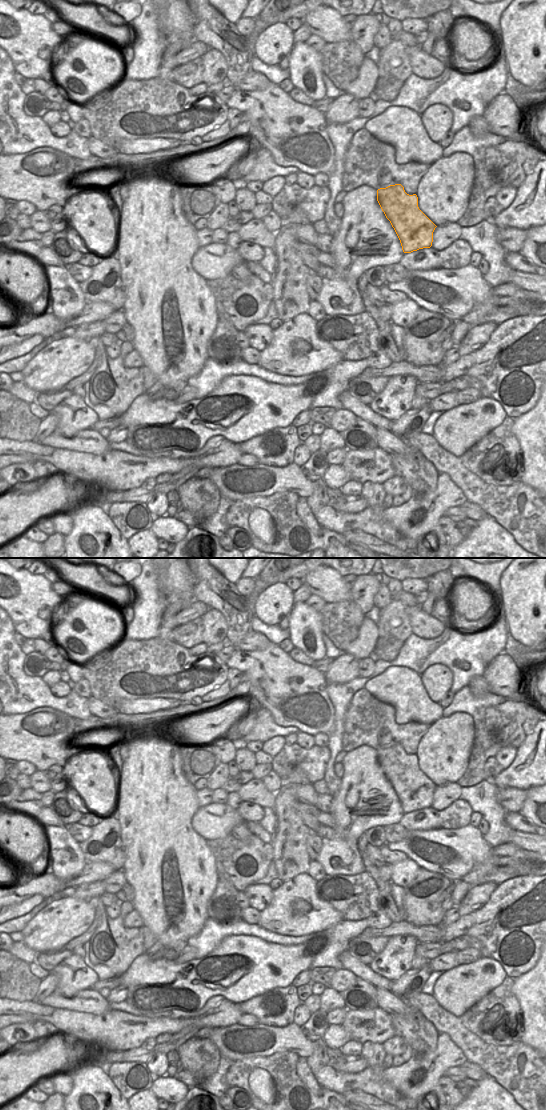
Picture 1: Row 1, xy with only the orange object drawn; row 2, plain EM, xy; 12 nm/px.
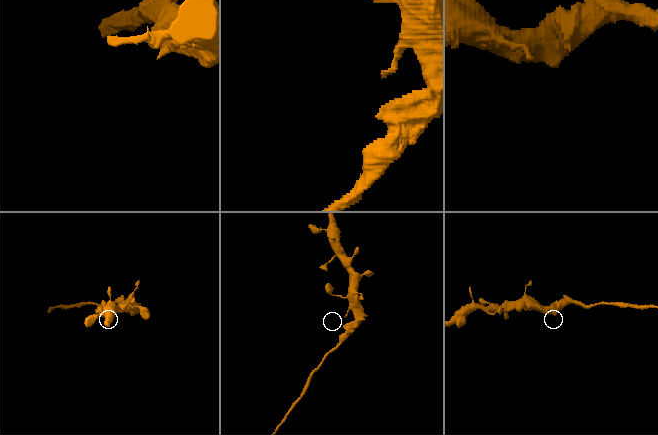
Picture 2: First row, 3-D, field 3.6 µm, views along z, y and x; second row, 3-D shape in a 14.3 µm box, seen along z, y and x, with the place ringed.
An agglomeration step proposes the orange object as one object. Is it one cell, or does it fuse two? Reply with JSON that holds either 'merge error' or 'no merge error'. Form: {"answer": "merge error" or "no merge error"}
{"answer": "merge error"}

